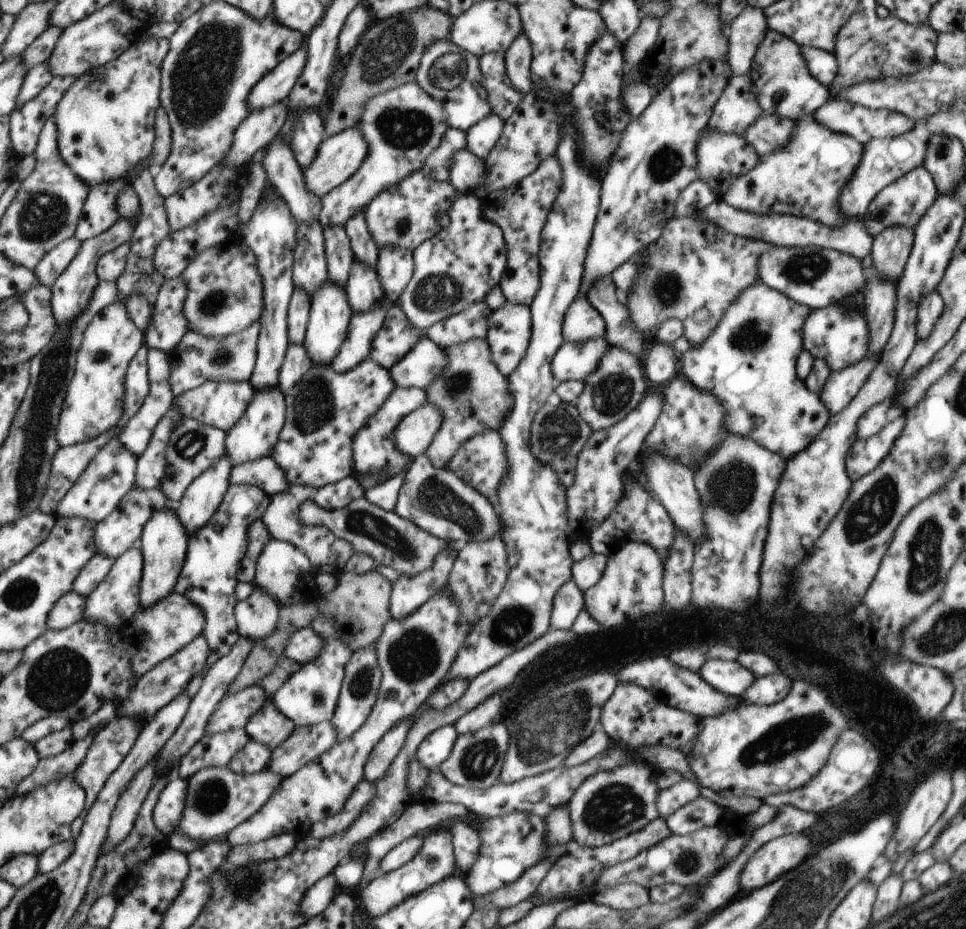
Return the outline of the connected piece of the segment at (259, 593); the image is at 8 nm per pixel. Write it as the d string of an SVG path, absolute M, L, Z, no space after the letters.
M254 585L252 594L237 603L234 616L237 620L237 631L250 641L260 641L274 634L278 622L279 605L262 588Z

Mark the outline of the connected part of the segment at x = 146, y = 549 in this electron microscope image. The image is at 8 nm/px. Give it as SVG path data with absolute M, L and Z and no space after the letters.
M172 505L164 510L156 510L150 516L150 521L144 524L138 547L144 554L144 573L140 583L140 611L141 608L150 608L158 600L166 598L177 587L177 581L185 565L188 555L190 535L182 526L184 522L178 518L178 512Z

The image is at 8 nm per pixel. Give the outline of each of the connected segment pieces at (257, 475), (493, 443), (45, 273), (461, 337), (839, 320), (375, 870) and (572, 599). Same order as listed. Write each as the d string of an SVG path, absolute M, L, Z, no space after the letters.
M271 457L258 458L245 464L233 466L229 485L239 484L255 485L266 492L268 496L284 492L288 485L284 472L277 467Z
M488 430L488 432L482 432L482 434L476 434L472 438L468 438L456 450L456 454L450 458L447 468L457 478L464 481L466 485L469 485L473 490L480 492L482 496L493 502L497 497L498 484L508 474L506 466L508 464L506 464L504 442L502 442L499 432Z
M72 237L50 251L34 270L34 274L38 277L38 284L51 288L72 263L76 252L80 250L80 244L75 237Z
M485 300L474 302L470 308L436 322L425 331L425 335L439 348L448 348L452 344L468 342L472 338L486 339L490 306Z
M838 302L826 308L811 310L802 328L802 340L806 342L806 350L814 356L815 360L822 358L832 372L838 372L856 364L869 352L870 328L866 326L866 320L862 316L858 316L852 308L846 308Z
M417 802L416 806L414 804L409 805L410 808L405 810L396 820L396 822L392 823L388 827L381 829L377 834L374 834L371 838L366 840L366 846L368 846L368 860L366 860L366 866L364 866L364 872L362 872L362 880L360 880L360 886L358 886L357 892L362 890L362 888L366 888L372 880L378 878L378 876L382 875L382 870L380 870L380 860L384 858L392 848L401 844L404 840L410 838L410 836L414 836L414 834L427 834L430 830L438 829L438 824L442 824L442 822L446 822L446 820L450 820L453 818L468 818L467 820L473 820L475 818L474 814L471 814L462 804L458 803L438 803L438 804L429 804L429 803L421 803Z
M570 580L558 588L554 602L552 602L552 613L550 618L550 629L568 630L574 625L578 612L584 608L583 593L576 584Z

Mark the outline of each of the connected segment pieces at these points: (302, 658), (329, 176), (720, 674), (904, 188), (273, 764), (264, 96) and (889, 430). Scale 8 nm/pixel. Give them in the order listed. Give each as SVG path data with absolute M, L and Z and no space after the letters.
M310 627L300 628L290 634L286 646L283 646L284 657L294 660L299 664L314 660L324 646L322 636L318 636Z
M353 127L334 136L325 136L323 142L318 146L316 158L310 162L308 168L302 169L302 178L308 188L308 192L314 192L318 198L325 196L330 190L337 188L340 184L350 179L354 172L362 166L368 154L368 144L358 128Z
M711 659L702 664L698 672L702 680L714 686L714 690L726 696L740 697L750 684L754 684L754 676L738 661Z
M918 166L910 170L908 174L900 176L896 182L888 184L878 195L875 201L871 203L866 214L864 214L864 224L866 230L872 234L872 237L878 236L882 230L888 226L908 226L915 228L920 218L926 214L926 210L936 198L937 189L935 183L930 179L928 170L924 166Z
M330 721L314 726L295 726L294 732L271 751L270 764L266 771L270 770L280 774L282 778L288 778L337 743L336 728Z
M304 46L286 60L282 60L271 72L262 78L249 95L250 113L287 102L296 80L300 78L307 58Z
M902 415L886 424L886 427L877 434L872 434L866 439L858 437L856 442L848 448L845 466L847 476L852 482L866 476L868 472L872 472L884 460L884 456L890 452L894 440L902 434L904 424L906 424L906 418Z

